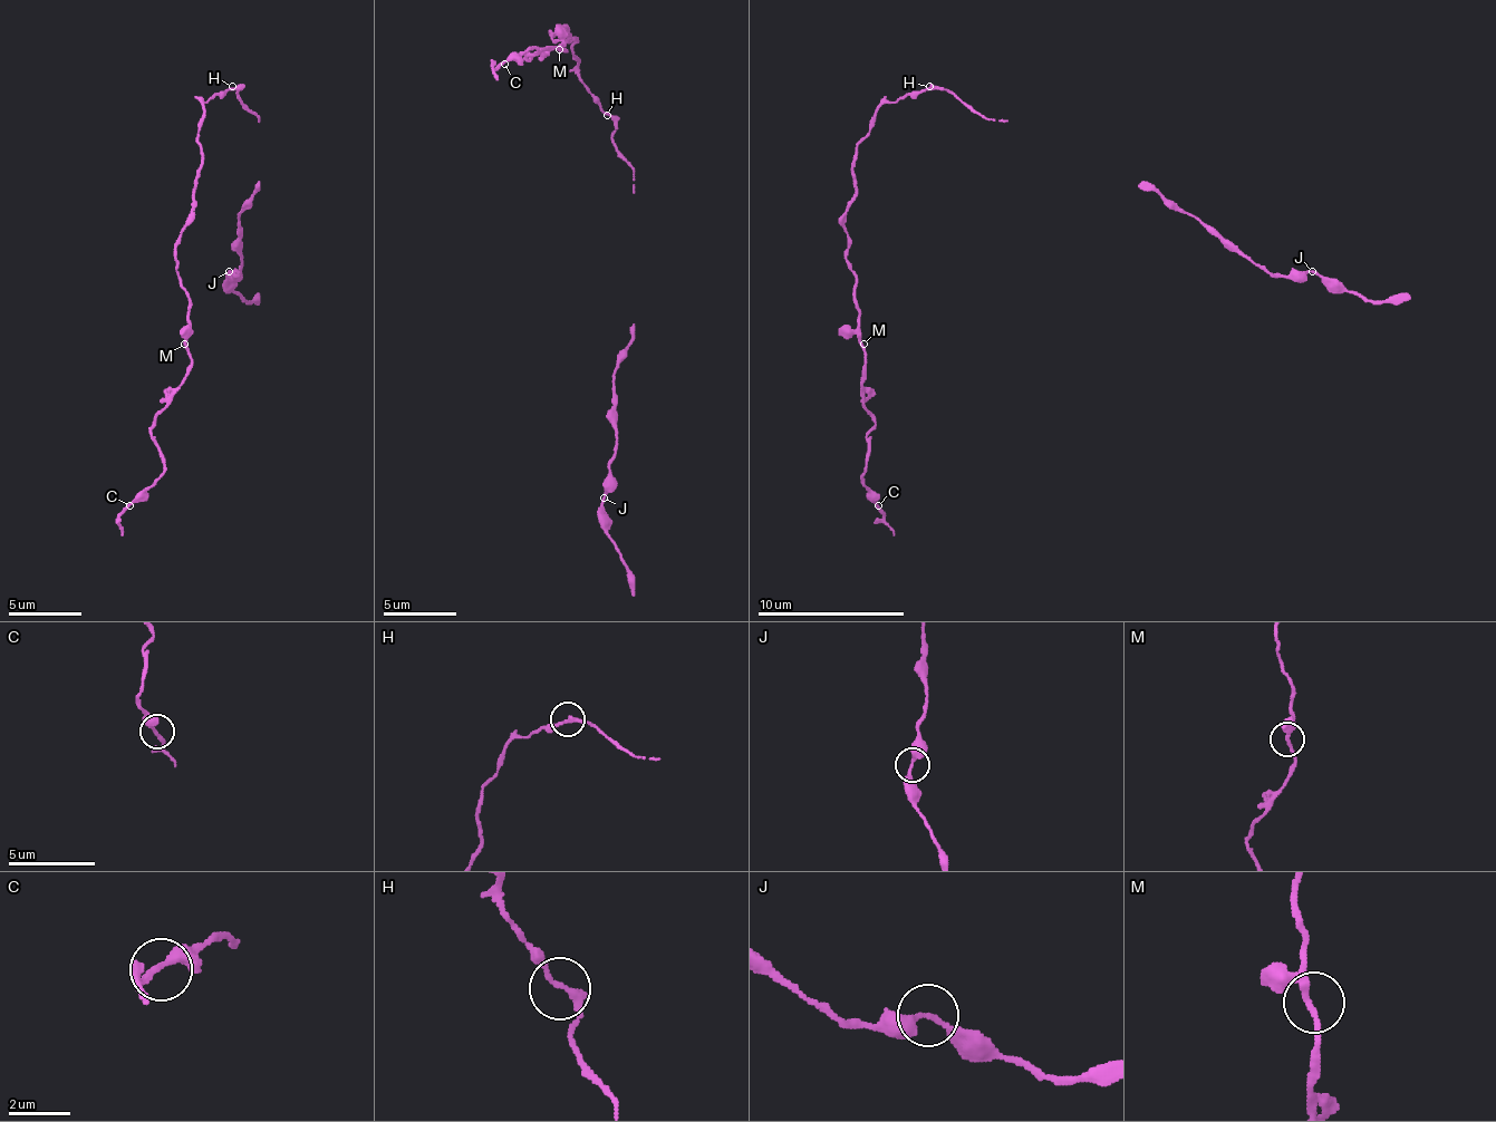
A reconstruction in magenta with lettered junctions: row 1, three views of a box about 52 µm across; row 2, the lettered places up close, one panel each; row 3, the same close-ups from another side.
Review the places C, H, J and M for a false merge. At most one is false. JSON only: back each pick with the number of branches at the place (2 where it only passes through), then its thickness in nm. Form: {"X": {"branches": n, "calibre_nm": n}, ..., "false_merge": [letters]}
{"false_merge": []}

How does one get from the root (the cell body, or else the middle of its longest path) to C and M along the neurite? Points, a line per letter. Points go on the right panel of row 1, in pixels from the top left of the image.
C: (926, 90), (878, 108), (856, 145), (856, 201), (845, 215), (864, 406), (875, 417), (864, 483), (878, 505)
M: (926, 90), (885, 102), (875, 127), (856, 145), (856, 201), (845, 215), (845, 230), (864, 344)

